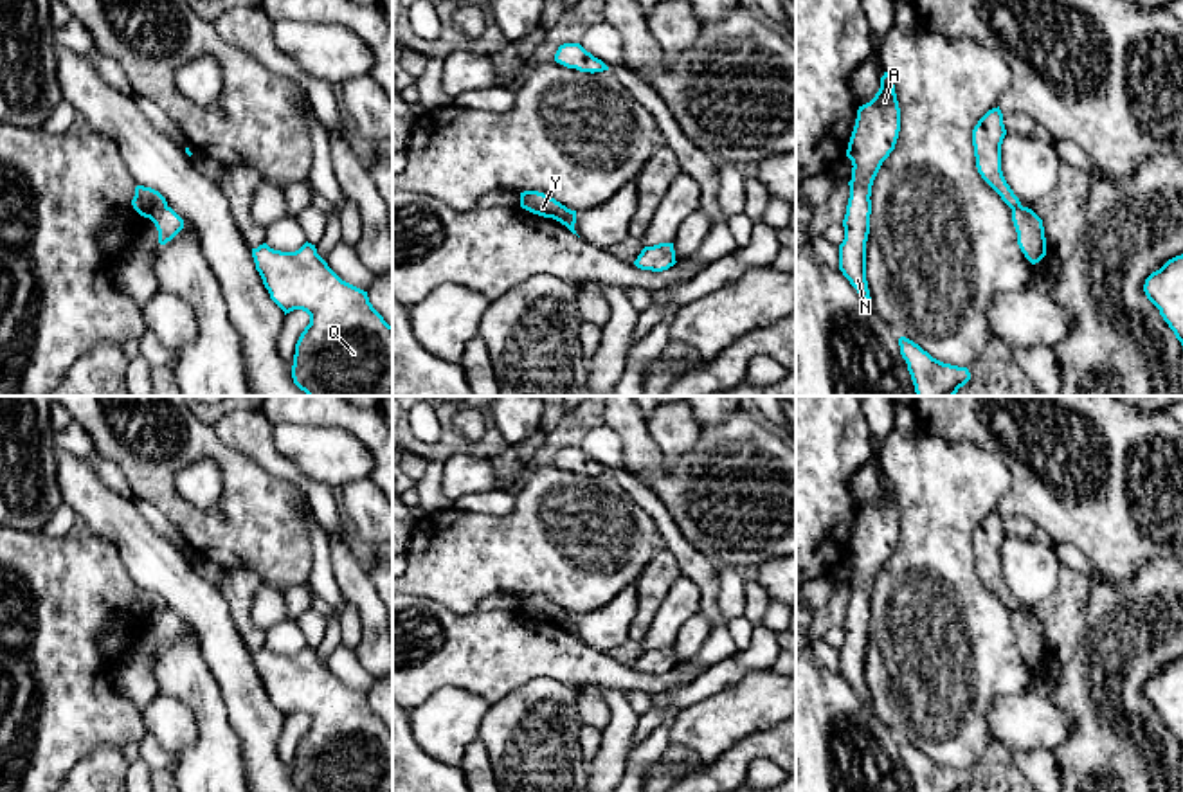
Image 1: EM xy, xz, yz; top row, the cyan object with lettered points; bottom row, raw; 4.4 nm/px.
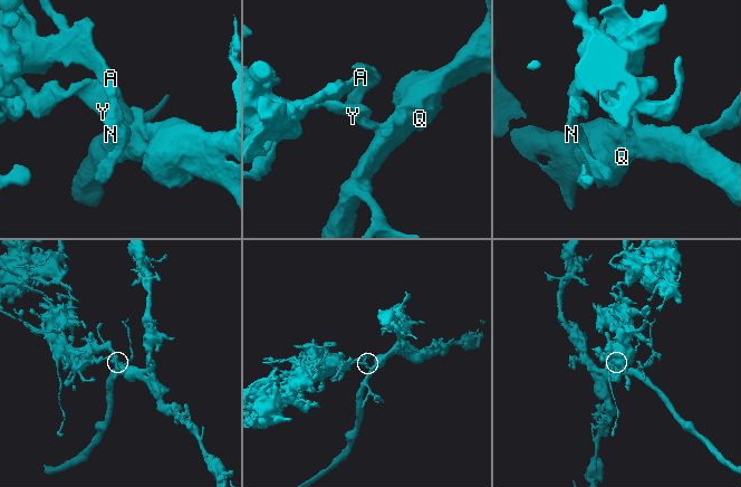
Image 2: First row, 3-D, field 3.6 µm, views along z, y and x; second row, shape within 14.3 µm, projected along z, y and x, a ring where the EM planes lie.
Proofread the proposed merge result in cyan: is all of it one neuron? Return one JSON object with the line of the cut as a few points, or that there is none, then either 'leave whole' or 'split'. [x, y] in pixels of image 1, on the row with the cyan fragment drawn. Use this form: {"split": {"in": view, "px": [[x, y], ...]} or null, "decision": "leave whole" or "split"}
{"split": {"in": "xy", "px": [[166, 206], [148, 216]]}, "decision": "split"}

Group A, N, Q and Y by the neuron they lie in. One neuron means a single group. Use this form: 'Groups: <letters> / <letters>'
Groups: A N Y / Q

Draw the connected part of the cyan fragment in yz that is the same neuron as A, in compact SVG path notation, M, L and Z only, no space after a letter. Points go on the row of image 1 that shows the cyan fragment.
M880 77L875 97L859 106L846 157L852 160L850 198L843 220L844 239L839 245L839 270L857 290L871 301L866 281L866 241L870 234L871 185L882 162L895 149L900 131L900 108L893 79Z

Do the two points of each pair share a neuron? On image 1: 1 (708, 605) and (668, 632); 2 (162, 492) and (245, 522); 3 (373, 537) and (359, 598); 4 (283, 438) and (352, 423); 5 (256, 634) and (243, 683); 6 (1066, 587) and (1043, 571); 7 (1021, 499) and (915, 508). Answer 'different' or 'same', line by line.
1: different
2: same
3: different
4: different
5: different
6: different
7: different

